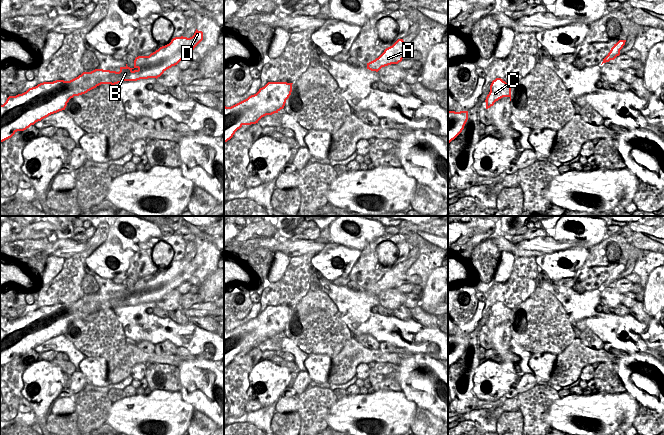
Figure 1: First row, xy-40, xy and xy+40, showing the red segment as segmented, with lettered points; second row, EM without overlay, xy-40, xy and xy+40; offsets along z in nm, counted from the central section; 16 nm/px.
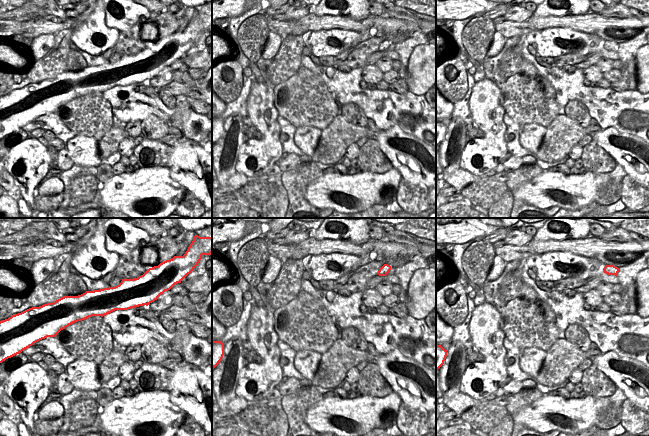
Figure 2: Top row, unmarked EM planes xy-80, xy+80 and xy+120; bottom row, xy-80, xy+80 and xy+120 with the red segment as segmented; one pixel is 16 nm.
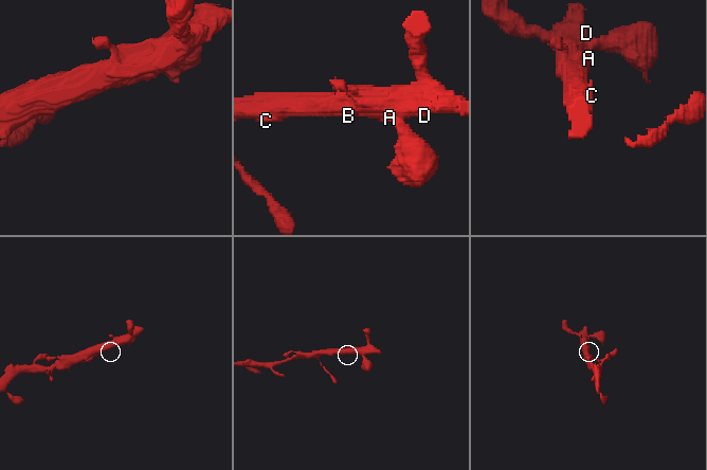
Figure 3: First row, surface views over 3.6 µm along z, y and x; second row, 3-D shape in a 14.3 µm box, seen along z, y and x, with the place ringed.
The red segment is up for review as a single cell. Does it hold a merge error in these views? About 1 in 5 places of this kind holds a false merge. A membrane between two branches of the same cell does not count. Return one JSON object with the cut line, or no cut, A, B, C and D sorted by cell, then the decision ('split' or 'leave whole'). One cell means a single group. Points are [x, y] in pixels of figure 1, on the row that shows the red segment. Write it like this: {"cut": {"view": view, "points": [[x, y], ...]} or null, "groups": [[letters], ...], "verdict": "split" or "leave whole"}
{"cut": null, "groups": [["A", "B", "C", "D"]], "verdict": "leave whole"}

